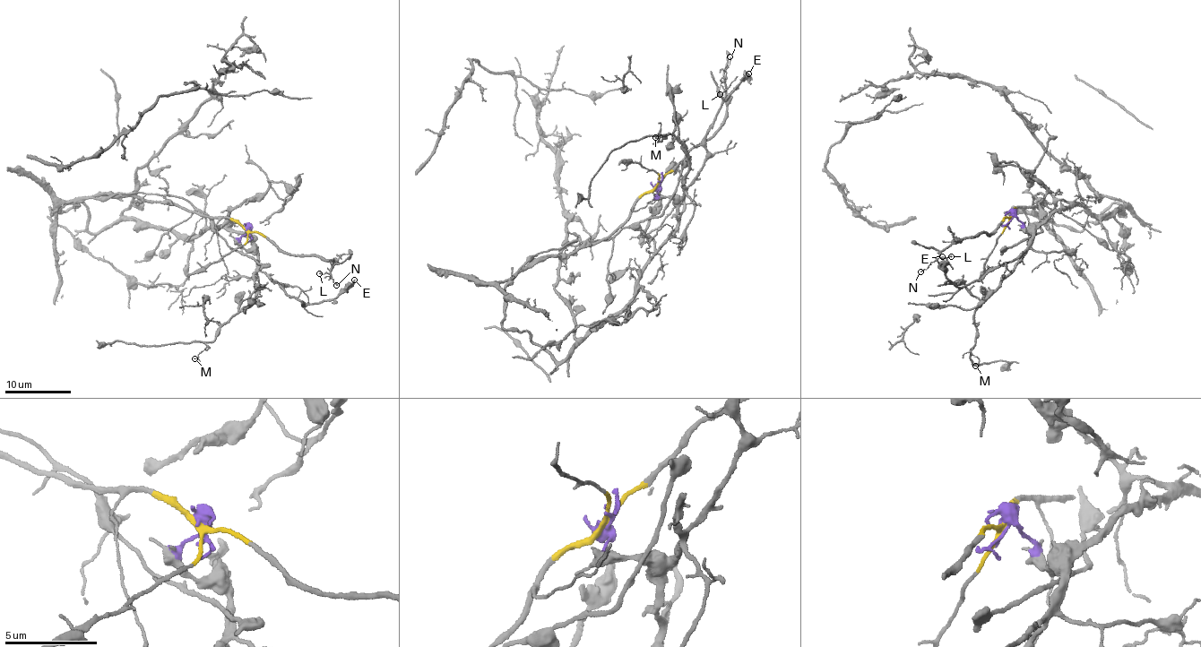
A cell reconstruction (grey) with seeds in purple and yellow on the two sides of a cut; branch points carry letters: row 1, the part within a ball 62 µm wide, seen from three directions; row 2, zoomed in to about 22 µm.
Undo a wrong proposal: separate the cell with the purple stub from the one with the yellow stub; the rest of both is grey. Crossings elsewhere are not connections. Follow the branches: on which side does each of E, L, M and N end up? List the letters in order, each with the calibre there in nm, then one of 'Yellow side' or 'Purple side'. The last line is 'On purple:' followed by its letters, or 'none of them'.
E: Thickness 190 nm. Purple side
L: Thickness 110 nm. Yellow side
M: Thickness 160 nm. Purple side
N: Thickness 90 nm. Yellow side
On purple: E, M

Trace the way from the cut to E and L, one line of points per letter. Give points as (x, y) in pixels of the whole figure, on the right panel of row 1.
E: (1010, 216), (1017, 217), (1032, 234), (1032, 244), (1006, 263), (993, 266), (962, 287), (947, 280), (941, 256)
L: (1010, 216), (1005, 217), (989, 235), (983, 232), (955, 240), (937, 257), (952, 256)

